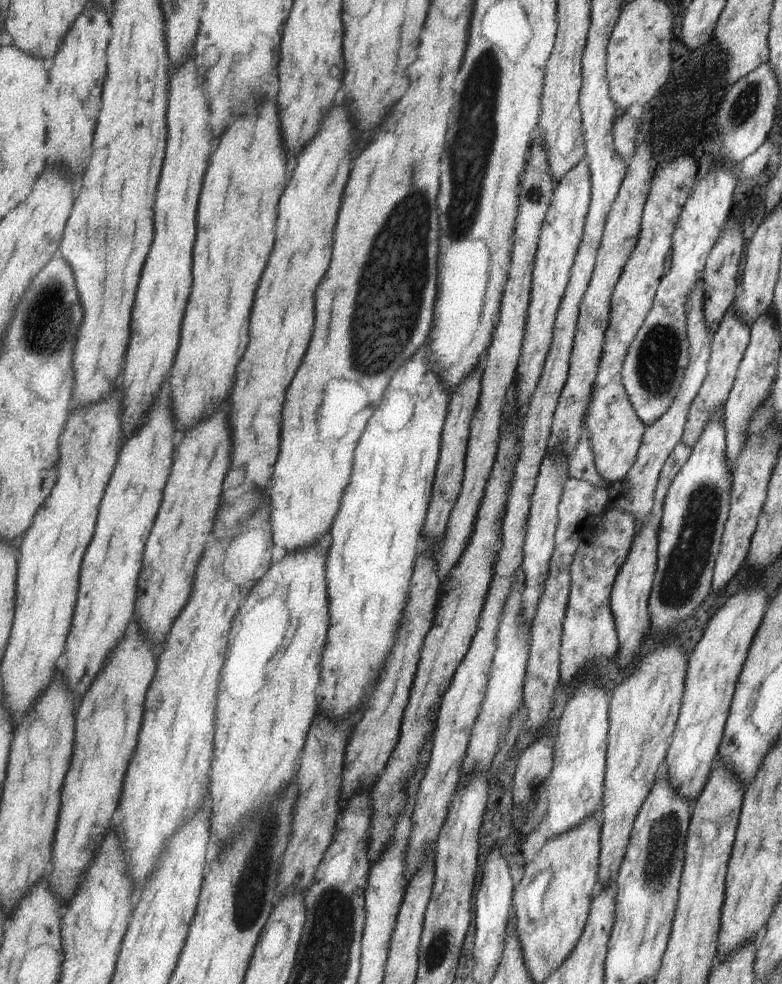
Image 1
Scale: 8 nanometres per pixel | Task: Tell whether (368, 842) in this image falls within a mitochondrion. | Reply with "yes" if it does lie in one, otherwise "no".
no

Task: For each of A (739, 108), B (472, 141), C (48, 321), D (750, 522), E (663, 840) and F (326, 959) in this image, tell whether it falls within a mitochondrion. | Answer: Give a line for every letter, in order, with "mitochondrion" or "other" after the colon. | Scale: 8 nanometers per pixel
A: mitochondrion
B: mitochondrion
C: mitochondrion
D: other
E: mitochondrion
F: mitochondrion

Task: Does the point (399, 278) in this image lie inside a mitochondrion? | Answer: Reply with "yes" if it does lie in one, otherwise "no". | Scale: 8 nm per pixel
yes

